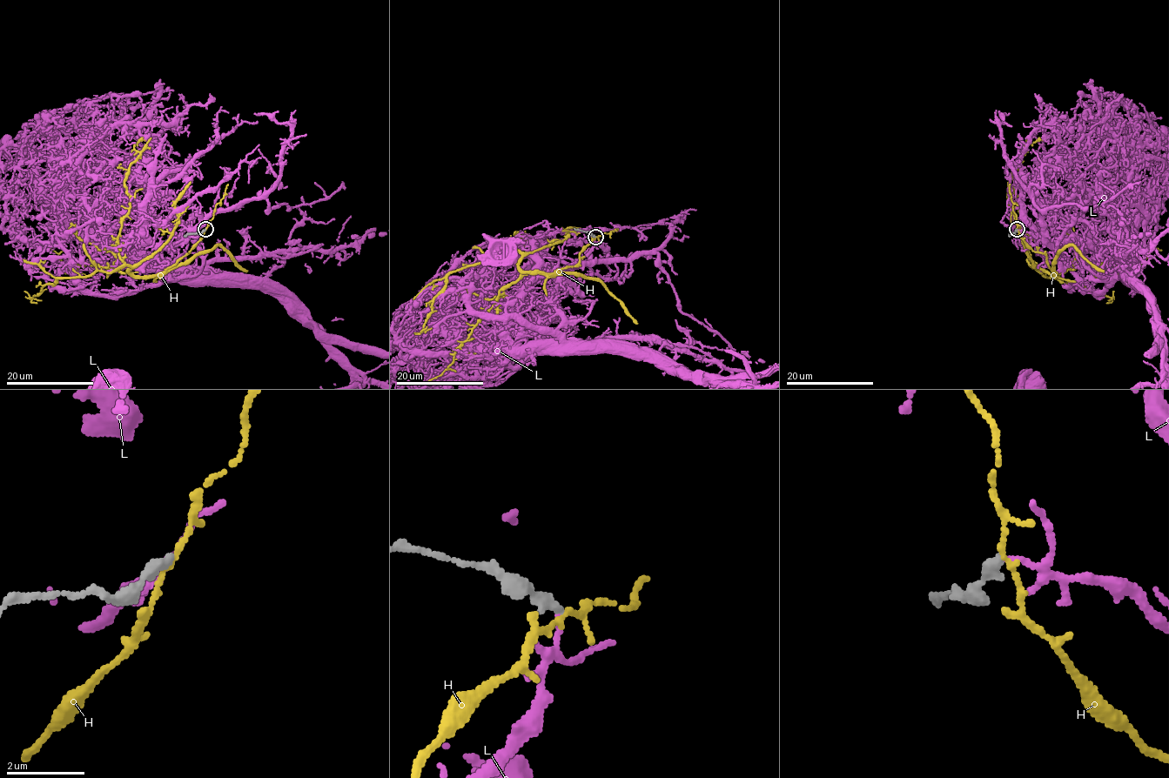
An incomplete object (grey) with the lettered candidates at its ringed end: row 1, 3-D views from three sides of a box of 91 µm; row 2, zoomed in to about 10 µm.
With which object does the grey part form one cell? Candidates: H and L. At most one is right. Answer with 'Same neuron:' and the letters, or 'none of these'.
Same neuron: none of these

